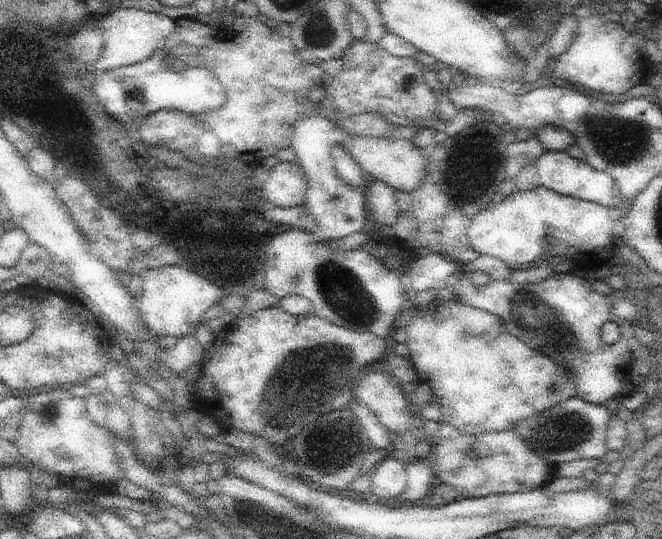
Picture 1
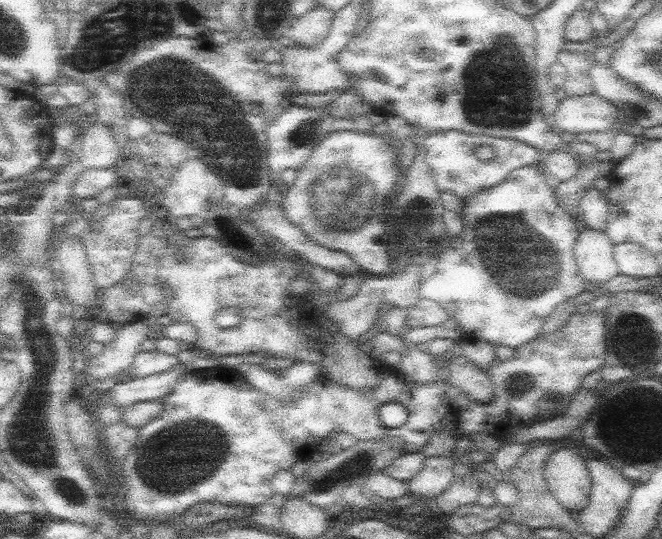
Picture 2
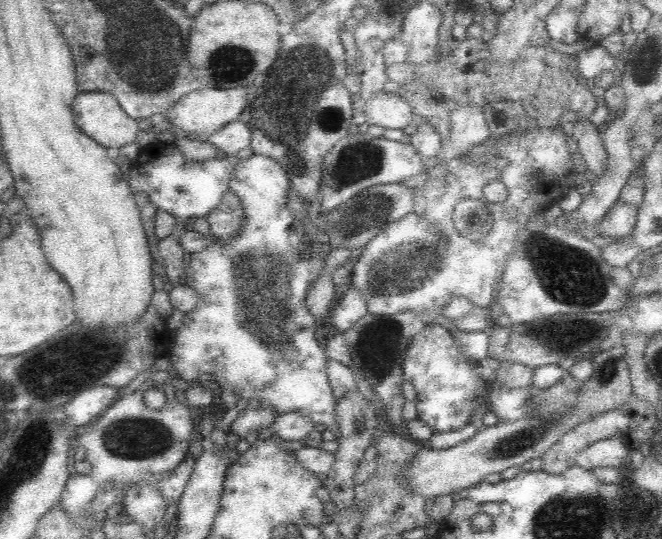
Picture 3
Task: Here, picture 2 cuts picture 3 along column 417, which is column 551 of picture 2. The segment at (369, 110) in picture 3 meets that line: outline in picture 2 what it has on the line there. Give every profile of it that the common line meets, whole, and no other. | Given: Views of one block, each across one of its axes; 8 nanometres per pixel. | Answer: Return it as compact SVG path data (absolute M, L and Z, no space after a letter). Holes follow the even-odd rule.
M599 94L587 96L565 96L559 104L549 122L553 128L565 134L577 132L605 132L617 122L619 114L611 102L601 98Z

